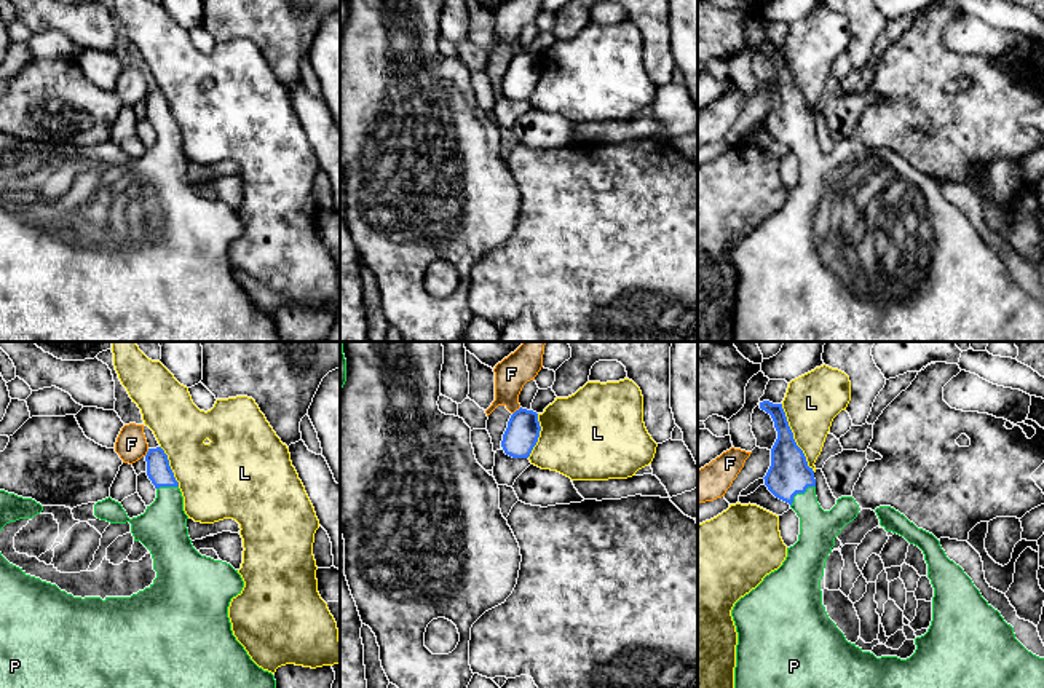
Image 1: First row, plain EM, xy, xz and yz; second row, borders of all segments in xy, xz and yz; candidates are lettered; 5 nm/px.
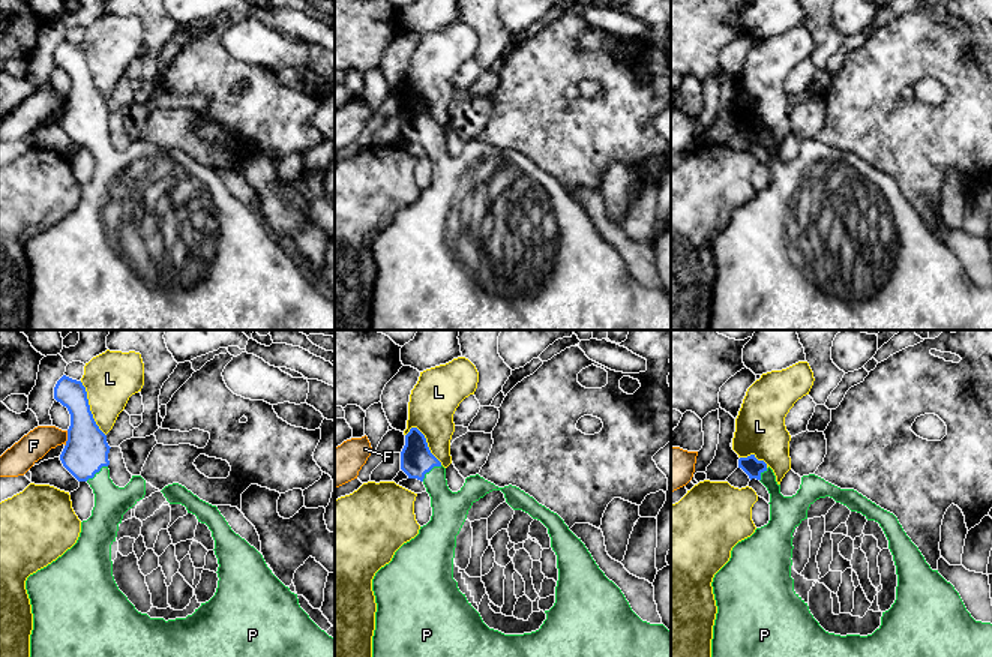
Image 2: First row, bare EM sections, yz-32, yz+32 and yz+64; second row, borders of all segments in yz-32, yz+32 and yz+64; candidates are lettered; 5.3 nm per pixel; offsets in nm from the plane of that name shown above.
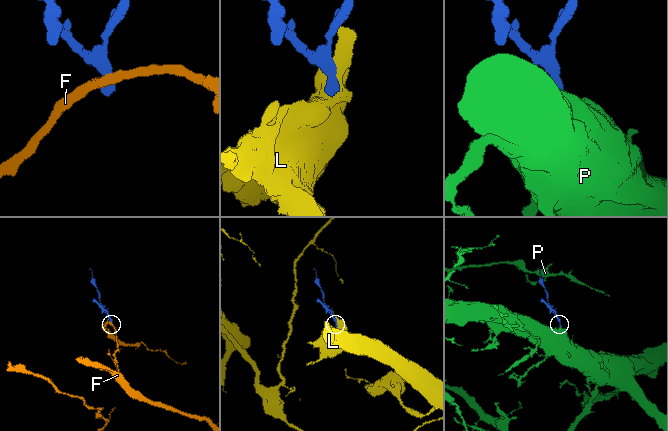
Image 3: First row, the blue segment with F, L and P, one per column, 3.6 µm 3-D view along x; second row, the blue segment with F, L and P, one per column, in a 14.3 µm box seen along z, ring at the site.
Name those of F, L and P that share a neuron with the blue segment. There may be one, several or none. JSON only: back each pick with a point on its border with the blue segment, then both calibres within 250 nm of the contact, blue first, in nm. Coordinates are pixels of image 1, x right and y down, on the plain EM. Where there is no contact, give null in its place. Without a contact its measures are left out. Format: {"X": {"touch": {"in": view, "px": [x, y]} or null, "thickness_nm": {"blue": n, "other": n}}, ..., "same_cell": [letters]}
{"P": {"touch": {"in": "yz", "px": [798, 134]}, "thickness_nm": {"blue": 200, "other": 190}}, "same_cell": ["P"]}

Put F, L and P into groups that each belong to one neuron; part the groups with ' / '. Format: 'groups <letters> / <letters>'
groups F / L / P

